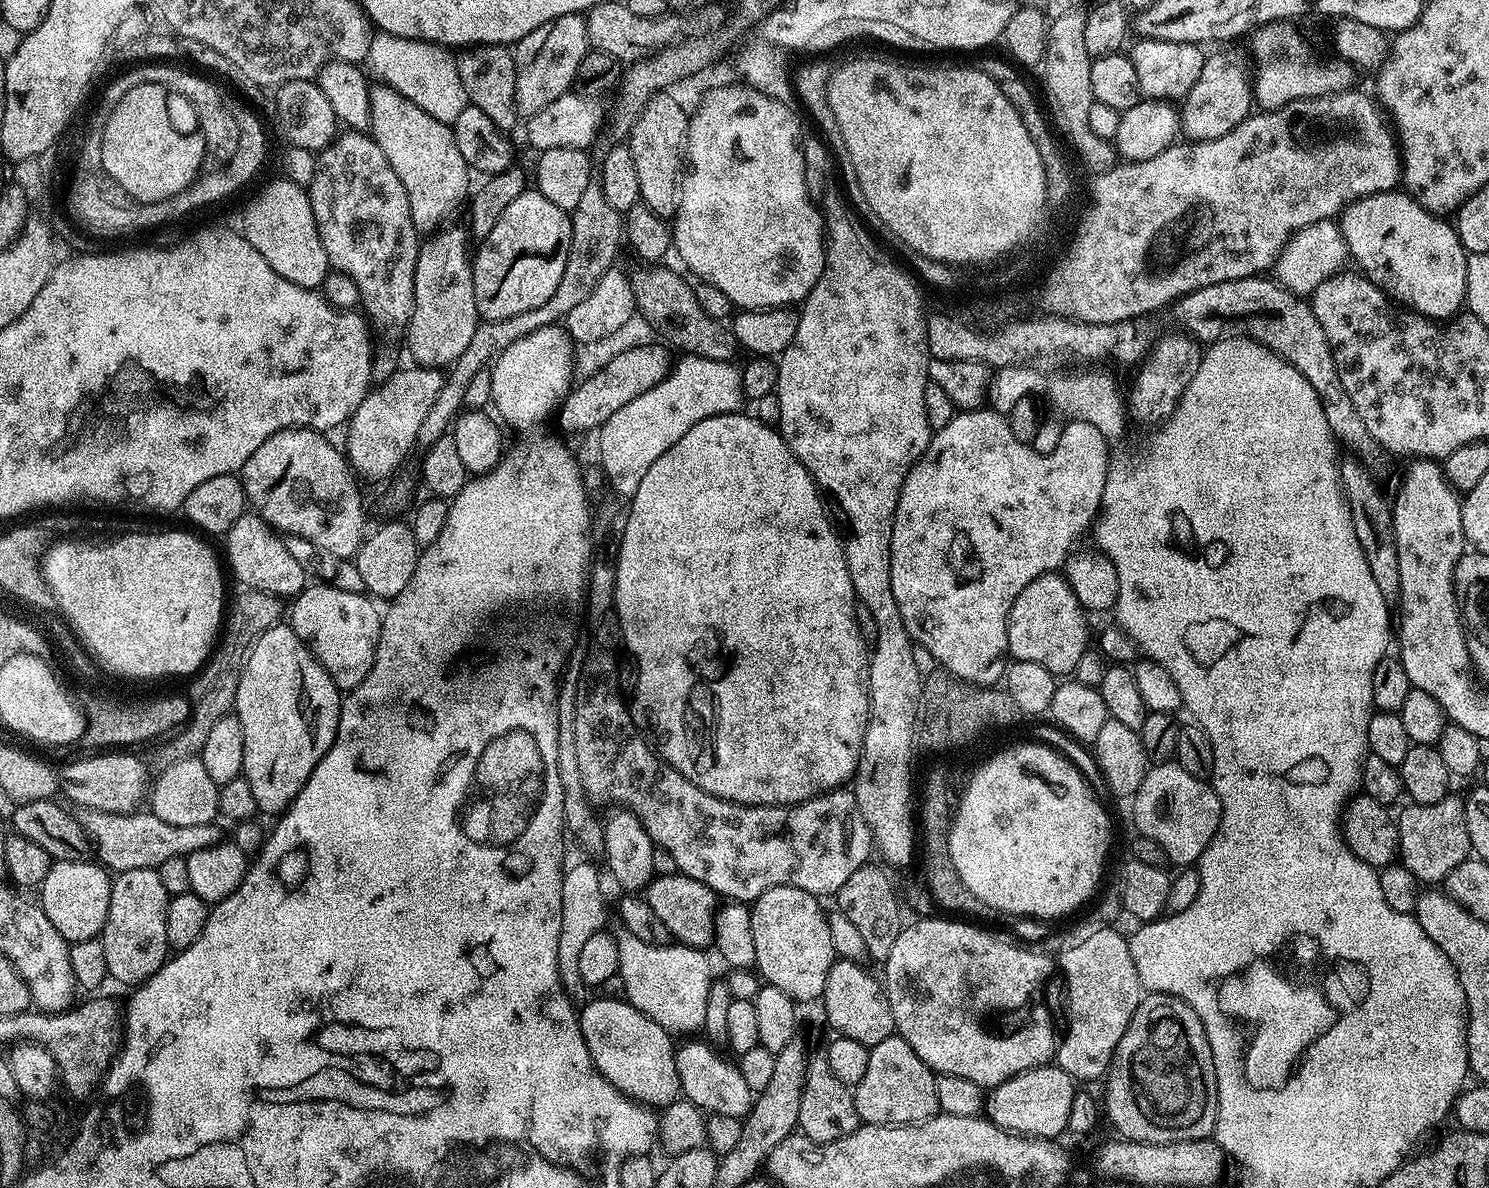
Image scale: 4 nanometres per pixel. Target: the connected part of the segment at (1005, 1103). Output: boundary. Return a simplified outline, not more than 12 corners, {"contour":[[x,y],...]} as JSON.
{"contour":[[1031,1068],[991,1089],[986,1116],[1007,1132],[1056,1138],[1077,1081]]}

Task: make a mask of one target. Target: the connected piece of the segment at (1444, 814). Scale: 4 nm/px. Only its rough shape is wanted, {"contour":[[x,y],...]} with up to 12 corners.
{"contour":[[1464,800],[1409,803],[1399,863],[1425,885],[1472,852]]}

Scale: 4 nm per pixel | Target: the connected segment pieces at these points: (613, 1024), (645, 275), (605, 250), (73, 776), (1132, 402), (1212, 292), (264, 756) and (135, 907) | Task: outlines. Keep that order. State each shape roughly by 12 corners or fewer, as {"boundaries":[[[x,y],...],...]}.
{"boundaries":[[[627,999],[579,1009],[596,1069],[635,1103],[681,1095],[673,1037]],[[631,273],[636,312],[689,357],[732,360],[735,336],[678,273]],[[586,186],[558,290],[481,319],[418,429],[427,450],[465,407],[470,381],[518,338],[560,324],[617,263],[622,213]],[[124,750],[88,754],[64,776],[93,812],[134,812],[144,764]],[[1187,331],[1152,348],[1127,393],[1130,416],[1163,422],[1198,374]],[[1275,279],[1214,282],[1175,301],[1197,341],[1272,312],[1272,351],[1314,386],[1341,445],[1386,459],[1334,366],[1311,303]],[[284,622],[234,714],[257,809],[283,813],[336,741],[341,689]],[[154,868],[113,879],[106,970],[139,986],[169,959]]]}

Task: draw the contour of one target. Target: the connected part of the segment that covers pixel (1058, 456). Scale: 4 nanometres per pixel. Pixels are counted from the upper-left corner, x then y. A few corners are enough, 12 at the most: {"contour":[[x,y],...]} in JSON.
{"contour":[[960,410],[906,474],[909,636],[1003,677],[1014,598],[1093,527],[1109,440]]}

